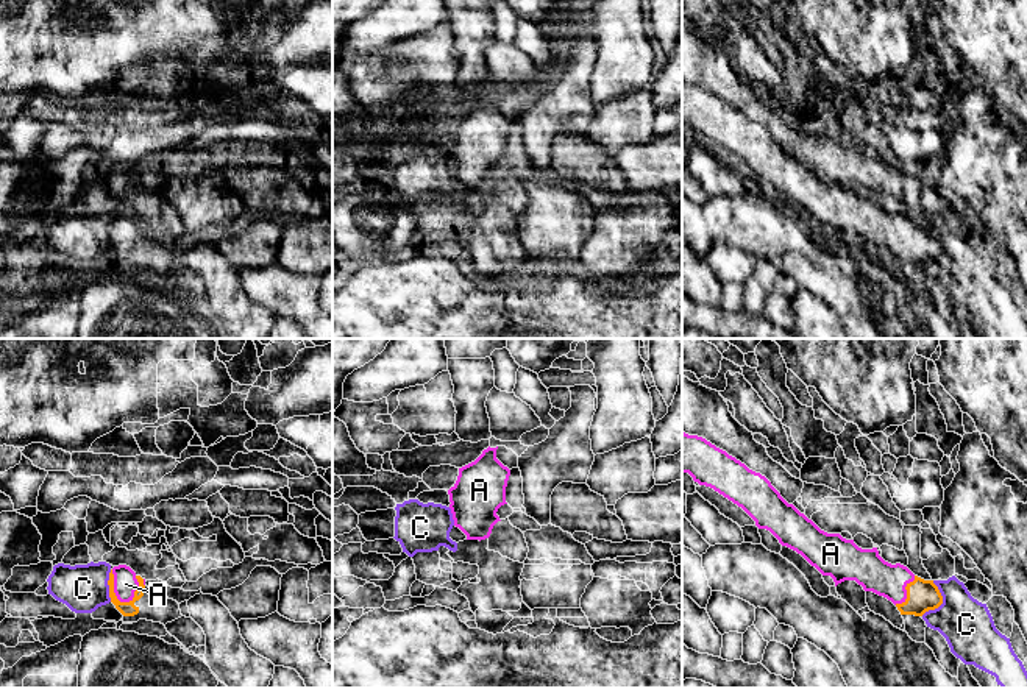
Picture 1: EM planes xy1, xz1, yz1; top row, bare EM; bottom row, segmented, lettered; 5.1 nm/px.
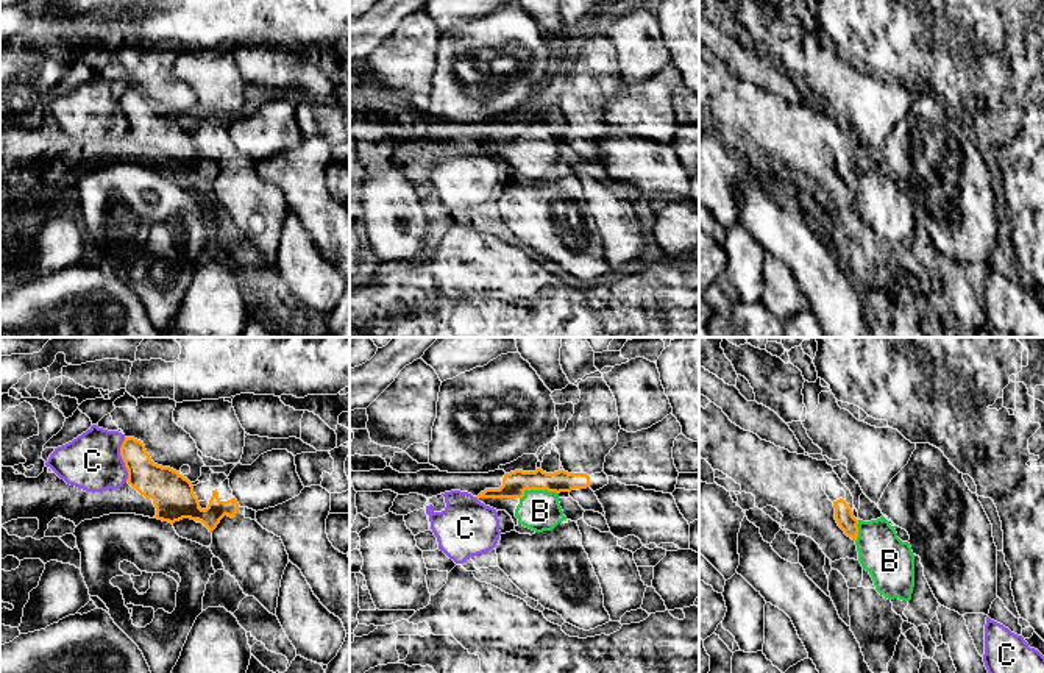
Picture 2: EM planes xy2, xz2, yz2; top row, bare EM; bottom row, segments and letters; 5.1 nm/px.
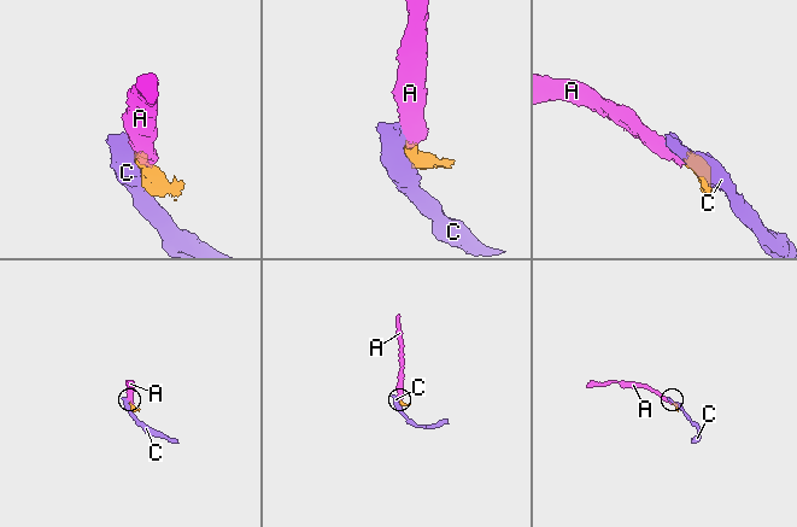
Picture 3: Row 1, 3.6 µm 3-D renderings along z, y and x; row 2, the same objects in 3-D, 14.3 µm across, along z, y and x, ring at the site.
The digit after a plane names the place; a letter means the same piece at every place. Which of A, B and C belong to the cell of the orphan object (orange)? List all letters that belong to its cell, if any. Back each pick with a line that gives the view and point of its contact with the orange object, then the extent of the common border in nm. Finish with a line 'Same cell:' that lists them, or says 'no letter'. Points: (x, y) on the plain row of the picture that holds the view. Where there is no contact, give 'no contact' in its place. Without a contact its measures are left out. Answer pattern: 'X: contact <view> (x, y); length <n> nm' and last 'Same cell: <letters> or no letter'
A: contact xy1 (113, 242); length 200 nm
B: contact xz2 (537, 139); length 200 nm
Same cell: A, B

